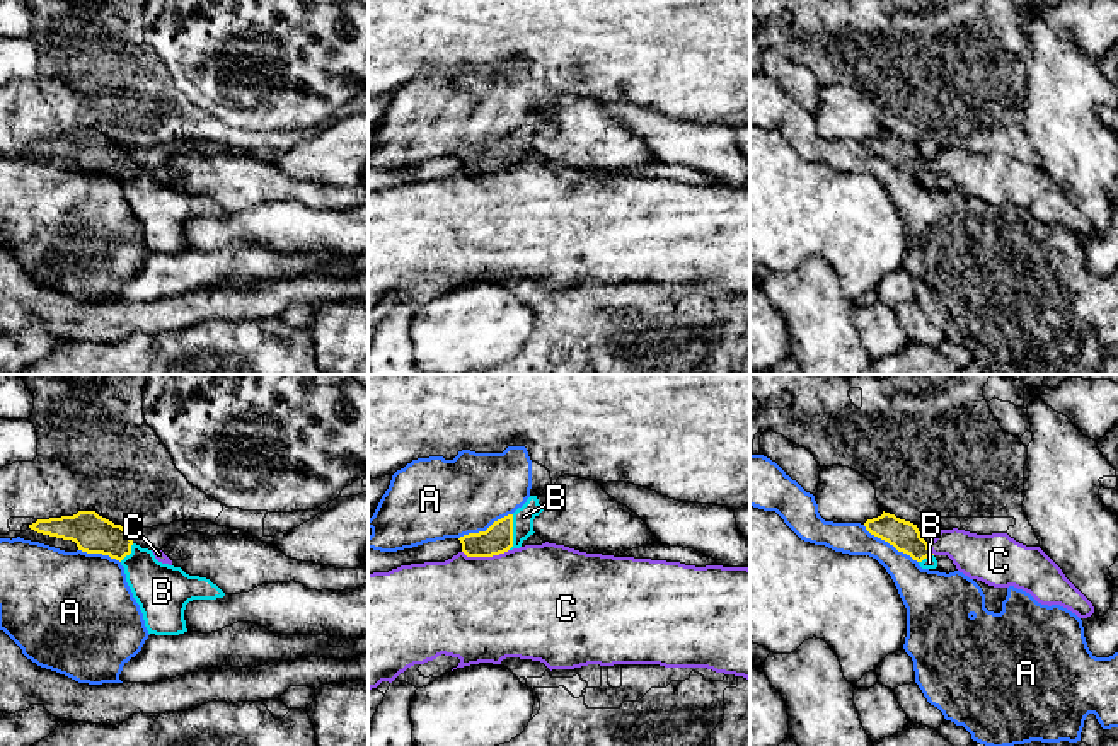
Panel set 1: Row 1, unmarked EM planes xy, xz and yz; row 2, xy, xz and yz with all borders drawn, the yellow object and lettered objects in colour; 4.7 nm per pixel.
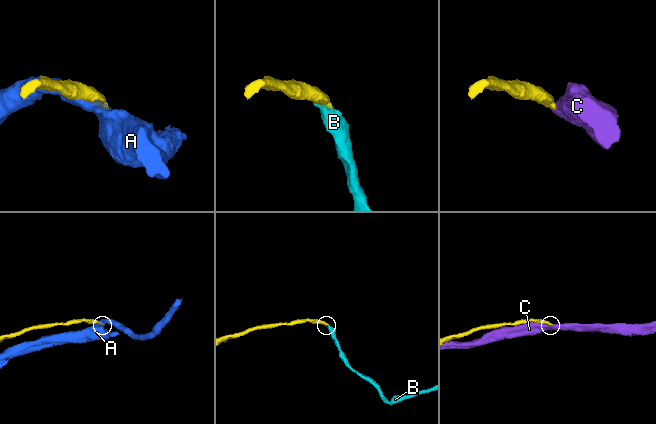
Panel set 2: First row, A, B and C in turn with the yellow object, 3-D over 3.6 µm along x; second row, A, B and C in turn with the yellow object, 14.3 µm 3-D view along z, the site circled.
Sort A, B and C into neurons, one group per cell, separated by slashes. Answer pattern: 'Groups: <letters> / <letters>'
Groups: A / B / C

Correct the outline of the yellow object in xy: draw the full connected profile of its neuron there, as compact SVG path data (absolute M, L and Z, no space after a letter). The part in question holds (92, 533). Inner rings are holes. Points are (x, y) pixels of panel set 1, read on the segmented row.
M95 511L37 519L29 528L43 535L72 540L82 552L102 554L119 560L148 634L184 634L187 632L184 610L189 601L225 596L210 579L189 576L181 567L158 562L153 552L136 545L121 525L114 525Z

